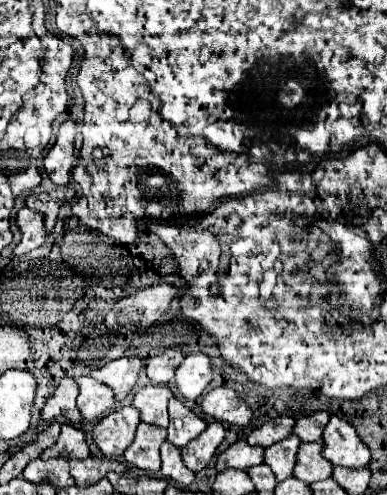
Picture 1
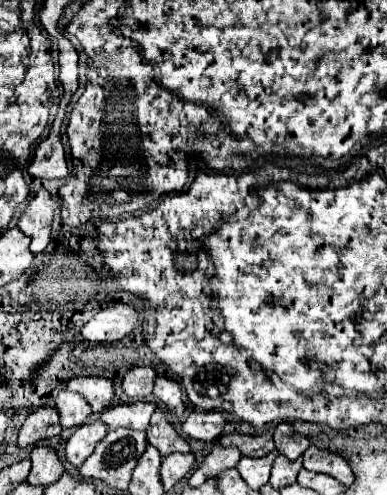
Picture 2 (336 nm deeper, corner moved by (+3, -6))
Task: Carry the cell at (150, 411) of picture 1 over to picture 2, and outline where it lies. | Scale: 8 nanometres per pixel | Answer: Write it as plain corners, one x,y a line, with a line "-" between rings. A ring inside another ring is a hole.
133,401
127,405
117,405
109,407
101,413
101,421
109,429
119,429
119,427
129,427
137,431
145,431
149,427
149,417
157,409
155,403
149,401

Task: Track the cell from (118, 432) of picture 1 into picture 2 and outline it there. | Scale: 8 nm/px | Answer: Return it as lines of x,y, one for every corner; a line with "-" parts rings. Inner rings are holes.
101,421
81,425
67,441
65,441
65,459
79,469
83,461
93,453
93,447
107,435
107,427

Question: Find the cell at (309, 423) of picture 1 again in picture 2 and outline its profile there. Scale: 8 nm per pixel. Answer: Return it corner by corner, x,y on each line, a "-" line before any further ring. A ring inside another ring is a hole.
281,423
275,427
273,431
273,441
275,441
275,449
277,453
283,453
289,461
295,461
297,457
303,455
303,451
311,445
309,439
297,435
291,429
281,429

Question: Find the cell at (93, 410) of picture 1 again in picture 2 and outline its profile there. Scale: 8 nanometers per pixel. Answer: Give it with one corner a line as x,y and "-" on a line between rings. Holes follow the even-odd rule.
63,389
63,391
57,395
55,407
57,407
57,411
59,411
59,421
61,421
61,427
63,427
63,429
79,427
79,425
83,425
83,423
89,419
89,415
91,415
89,403
87,403
81,395
77,395
77,393
69,391
69,389

